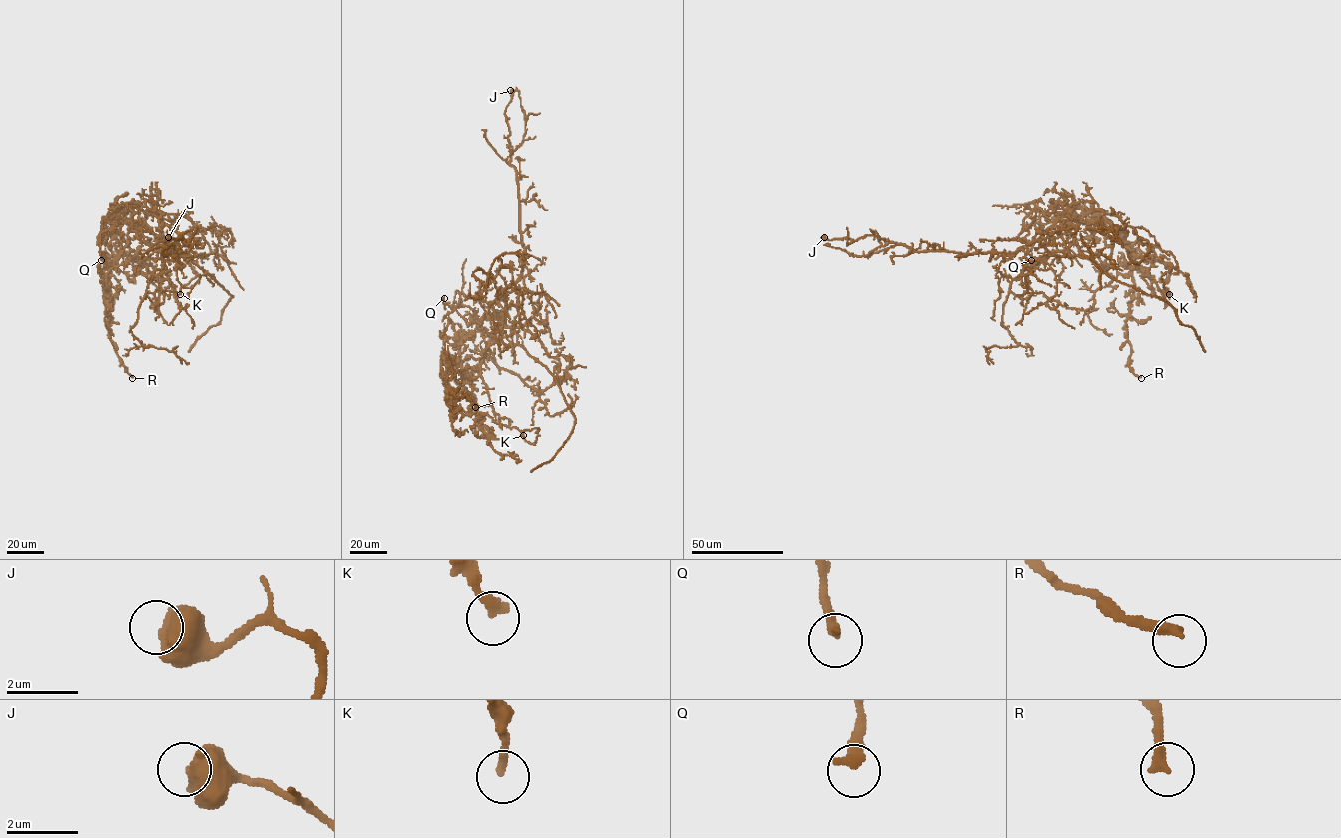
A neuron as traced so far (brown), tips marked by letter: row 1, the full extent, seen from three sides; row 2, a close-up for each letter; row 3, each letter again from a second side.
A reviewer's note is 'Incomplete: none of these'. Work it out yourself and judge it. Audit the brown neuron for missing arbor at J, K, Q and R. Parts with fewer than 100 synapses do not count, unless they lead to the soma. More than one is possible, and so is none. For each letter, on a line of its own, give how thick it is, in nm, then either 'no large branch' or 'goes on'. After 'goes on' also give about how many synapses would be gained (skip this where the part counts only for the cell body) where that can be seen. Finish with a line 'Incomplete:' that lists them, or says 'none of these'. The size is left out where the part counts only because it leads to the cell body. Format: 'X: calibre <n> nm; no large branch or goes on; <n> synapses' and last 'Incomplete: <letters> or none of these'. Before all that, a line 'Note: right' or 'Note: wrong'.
Note: right
J: calibre 700 nm; no large branch
K: calibre 280 nm; no large branch
Q: calibre 360 nm; no large branch
R: calibre 280 nm; no large branch
Incomplete: none of these

